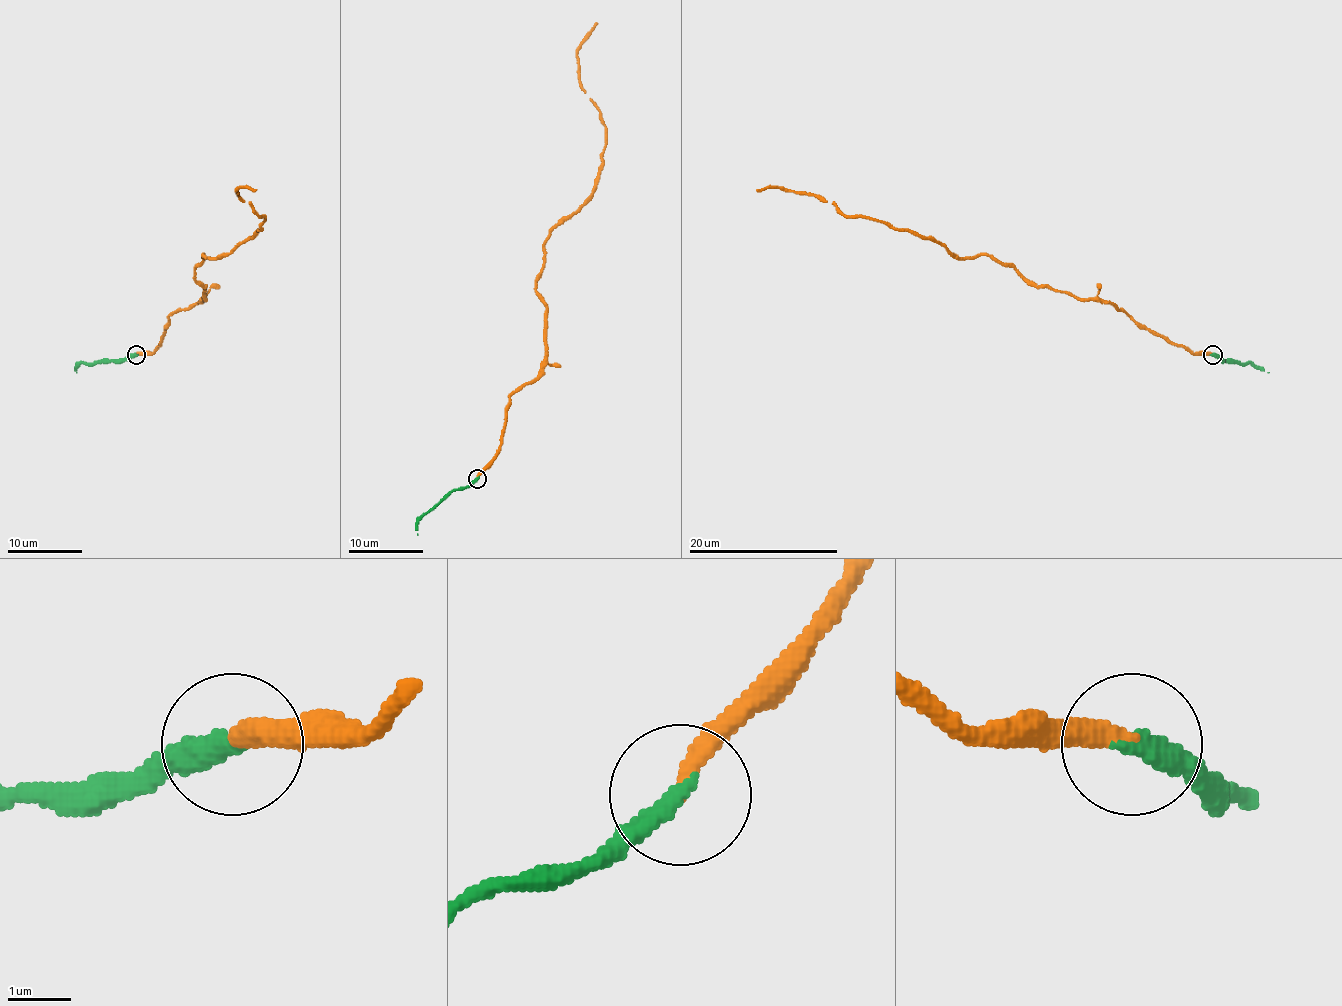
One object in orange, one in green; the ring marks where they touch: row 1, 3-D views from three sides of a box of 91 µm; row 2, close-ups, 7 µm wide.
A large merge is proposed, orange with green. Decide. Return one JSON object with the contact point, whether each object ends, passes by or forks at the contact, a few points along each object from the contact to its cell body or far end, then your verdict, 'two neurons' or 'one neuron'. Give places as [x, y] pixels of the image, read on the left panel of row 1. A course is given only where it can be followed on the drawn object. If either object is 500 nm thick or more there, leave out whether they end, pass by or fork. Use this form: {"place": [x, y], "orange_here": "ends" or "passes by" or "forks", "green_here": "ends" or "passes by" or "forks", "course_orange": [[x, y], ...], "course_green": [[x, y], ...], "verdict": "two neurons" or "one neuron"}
{"place": [136, 355], "orange_here": "ends", "green_here": "ends", "course_orange": [[135, 354], [205, 298], [203, 255], [260, 227], [236, 192], [257, 190]], "course_green": [[135, 354], [122, 360], [81, 363], [76, 373]], "verdict": "one neuron"}

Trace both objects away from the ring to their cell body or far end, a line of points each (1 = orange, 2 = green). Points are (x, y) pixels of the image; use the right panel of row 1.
1: (1212, 354), (1141, 328), (1109, 302), (1037, 287), (988, 255), (953, 255), (819, 197), (757, 190)
2: (1212, 354), (1221, 360), (1251, 363), (1268, 373)

